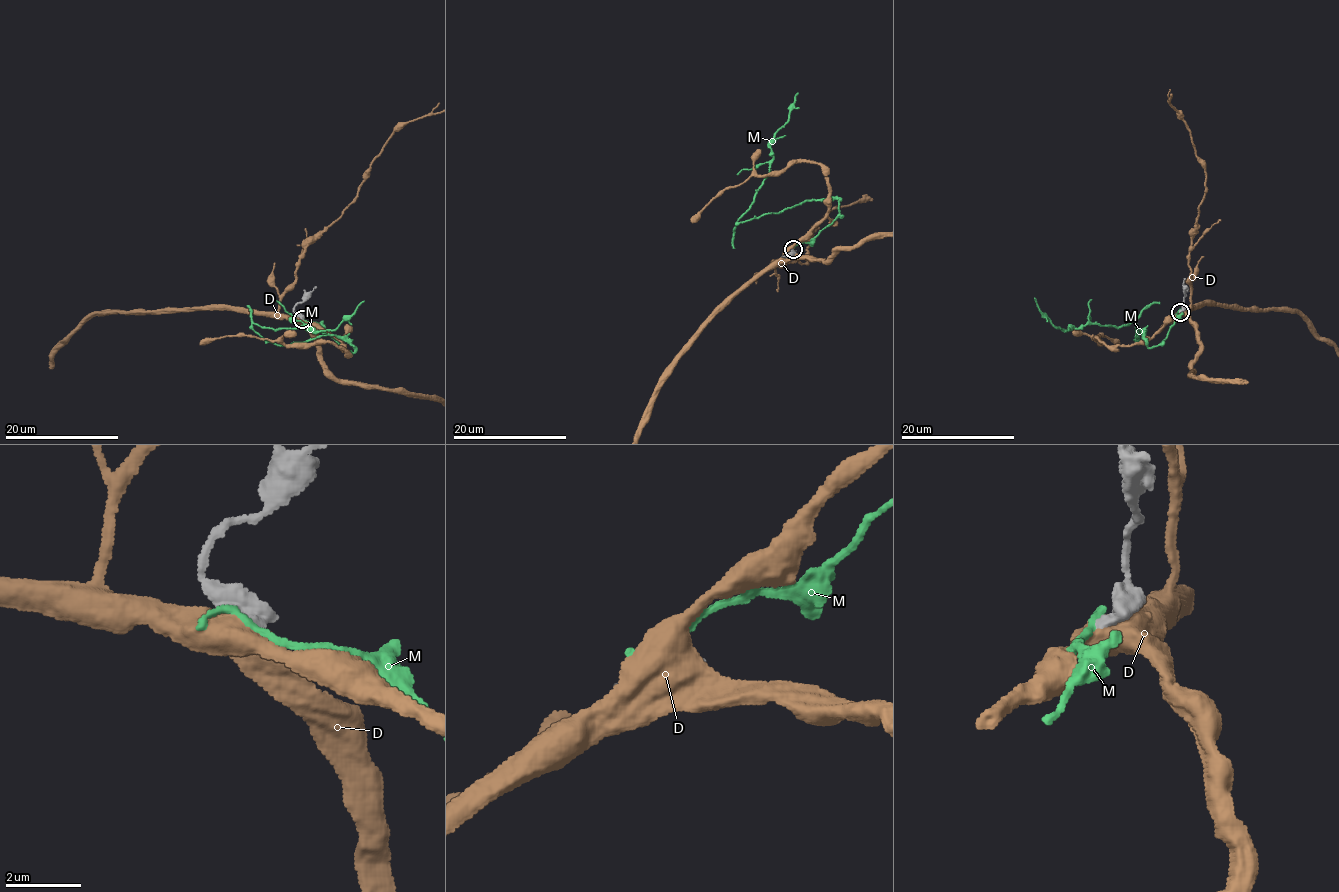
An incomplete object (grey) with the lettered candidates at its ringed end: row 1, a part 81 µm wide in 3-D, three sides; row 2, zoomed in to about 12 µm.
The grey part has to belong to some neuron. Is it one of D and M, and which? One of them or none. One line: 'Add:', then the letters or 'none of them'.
Add: none of them

